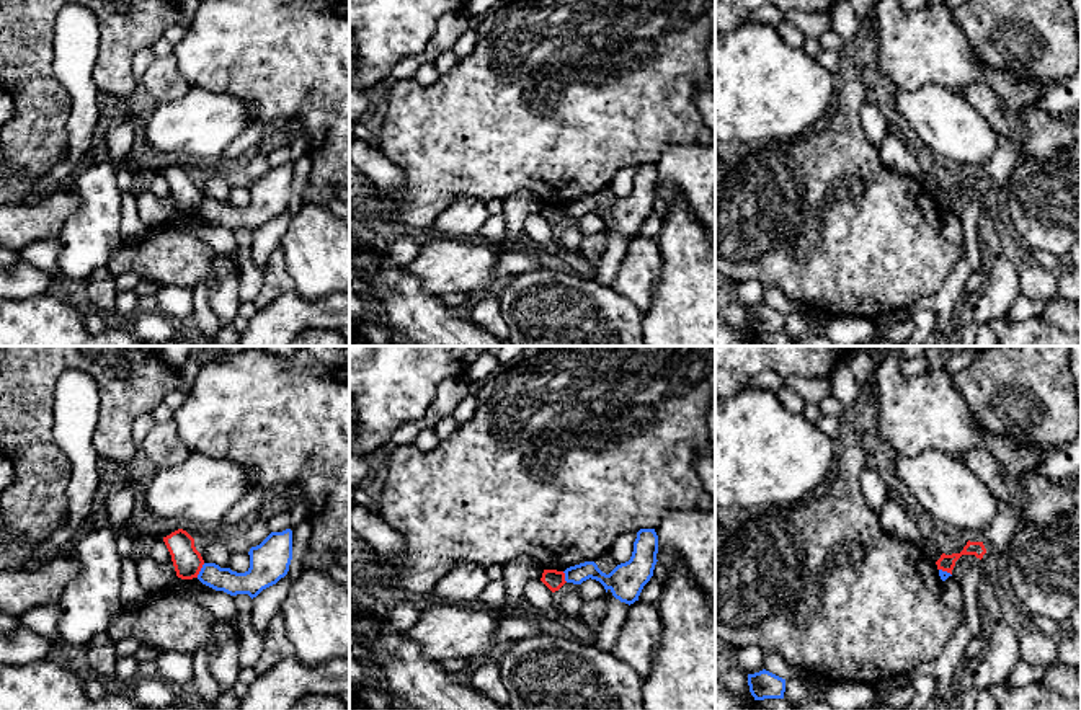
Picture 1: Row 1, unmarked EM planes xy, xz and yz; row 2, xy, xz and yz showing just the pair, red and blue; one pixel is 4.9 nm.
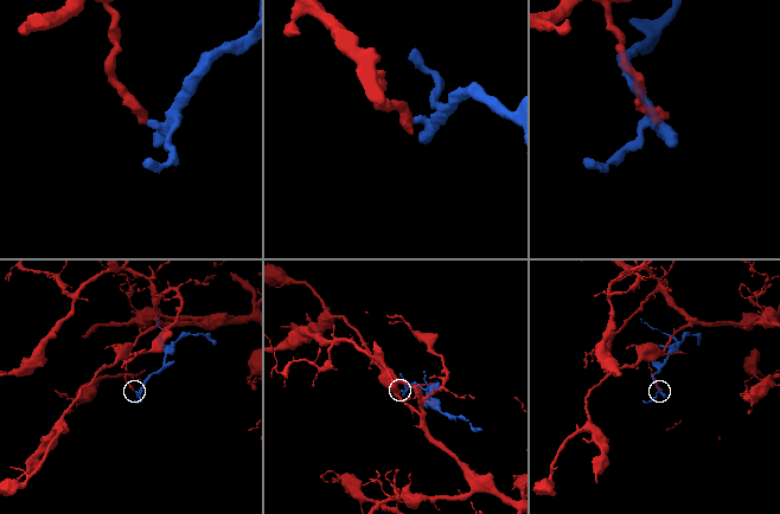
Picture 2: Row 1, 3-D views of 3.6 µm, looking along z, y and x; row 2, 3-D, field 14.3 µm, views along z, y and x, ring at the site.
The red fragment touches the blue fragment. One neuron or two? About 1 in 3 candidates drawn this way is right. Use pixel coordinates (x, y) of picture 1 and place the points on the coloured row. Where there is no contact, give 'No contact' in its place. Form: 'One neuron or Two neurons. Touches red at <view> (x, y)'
Two neurons. Touches red at xy (200, 570)

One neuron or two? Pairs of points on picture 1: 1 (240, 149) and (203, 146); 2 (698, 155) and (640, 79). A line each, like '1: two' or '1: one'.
1: two
2: two

